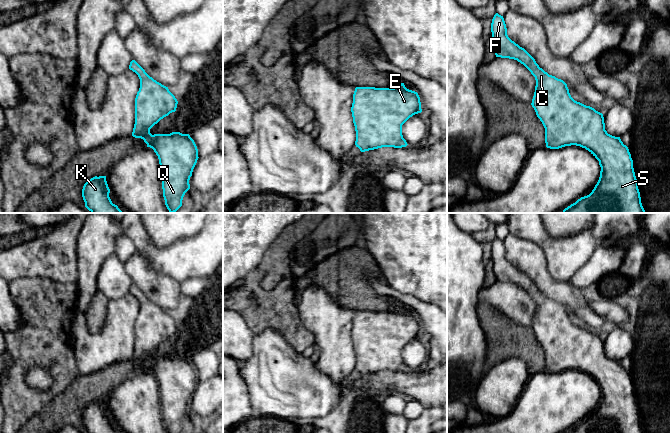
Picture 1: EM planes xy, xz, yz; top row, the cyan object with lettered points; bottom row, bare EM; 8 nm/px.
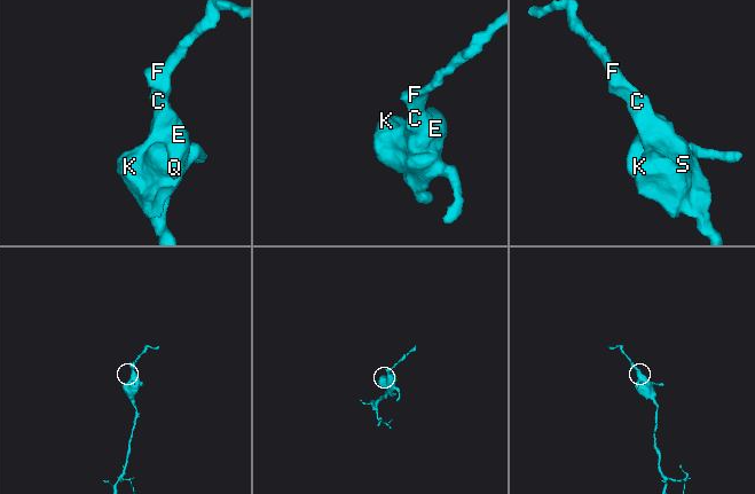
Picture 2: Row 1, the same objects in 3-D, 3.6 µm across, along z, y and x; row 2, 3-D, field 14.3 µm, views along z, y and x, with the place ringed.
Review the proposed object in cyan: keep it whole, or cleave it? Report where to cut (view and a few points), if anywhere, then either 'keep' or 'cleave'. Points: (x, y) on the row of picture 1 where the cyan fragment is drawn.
no cut; keep

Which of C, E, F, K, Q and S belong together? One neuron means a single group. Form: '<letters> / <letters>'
C E F K Q S

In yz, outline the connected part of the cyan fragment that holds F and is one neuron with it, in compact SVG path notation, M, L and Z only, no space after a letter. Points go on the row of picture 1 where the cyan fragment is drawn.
M498 13L492 19L491 32L496 57L517 60L535 77L531 105L545 128L546 147L580 146L599 161L600 177L592 192L563 213L646 213L629 149L620 137L607 133L603 114L575 101L563 80L540 68L508 37L504 18Z

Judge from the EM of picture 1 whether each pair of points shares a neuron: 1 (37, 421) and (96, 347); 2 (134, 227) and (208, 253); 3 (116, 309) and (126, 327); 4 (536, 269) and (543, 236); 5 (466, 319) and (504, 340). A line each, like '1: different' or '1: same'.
1: different
2: same
3: same
4: different
5: different

